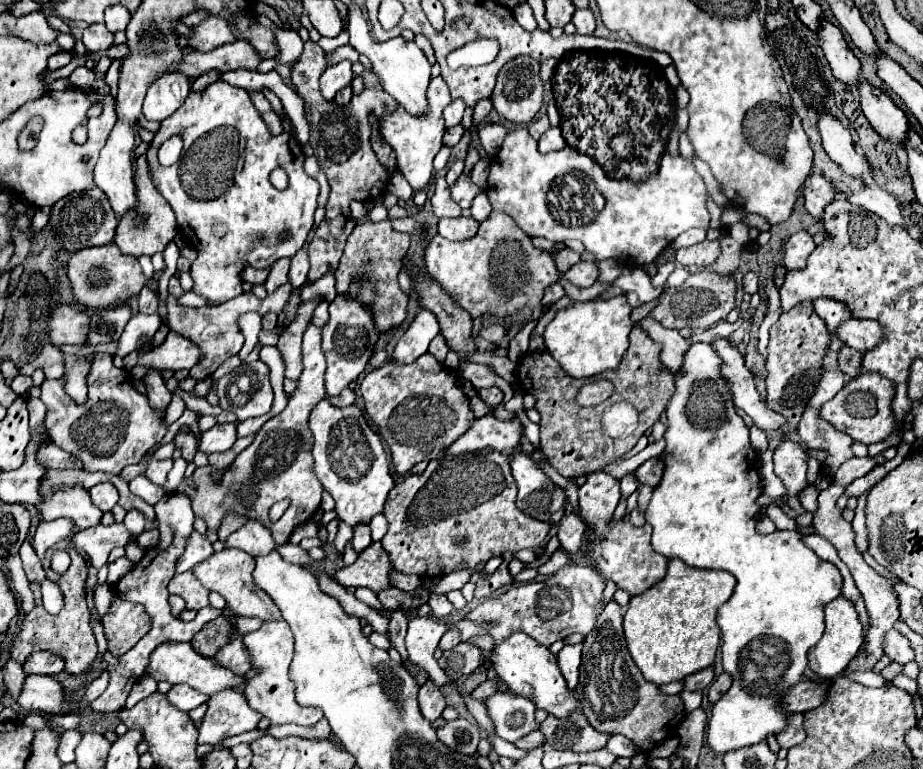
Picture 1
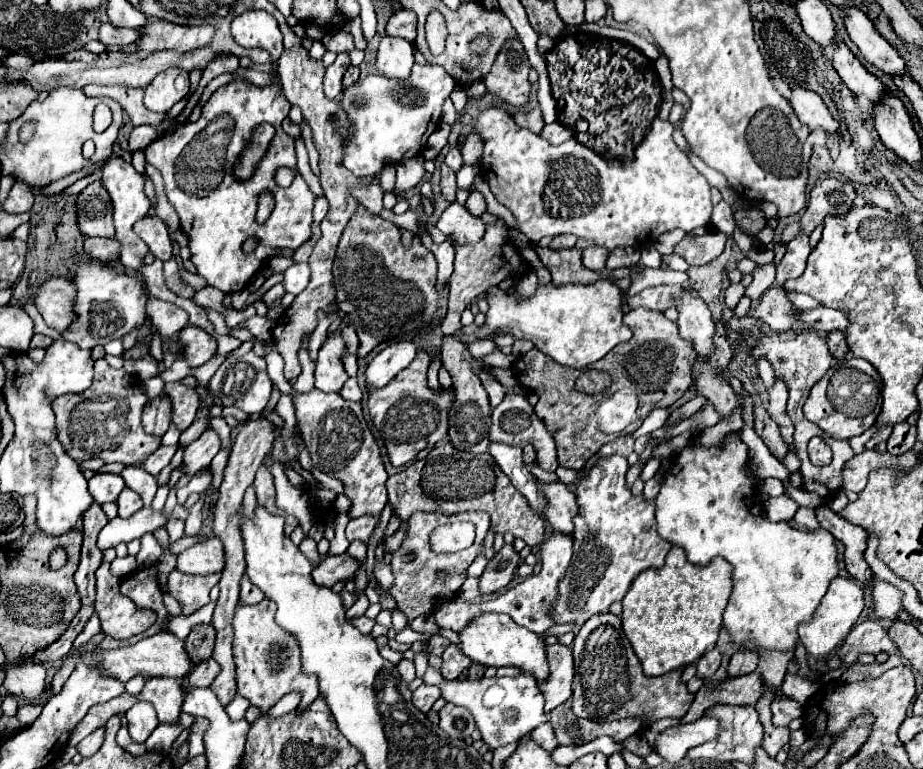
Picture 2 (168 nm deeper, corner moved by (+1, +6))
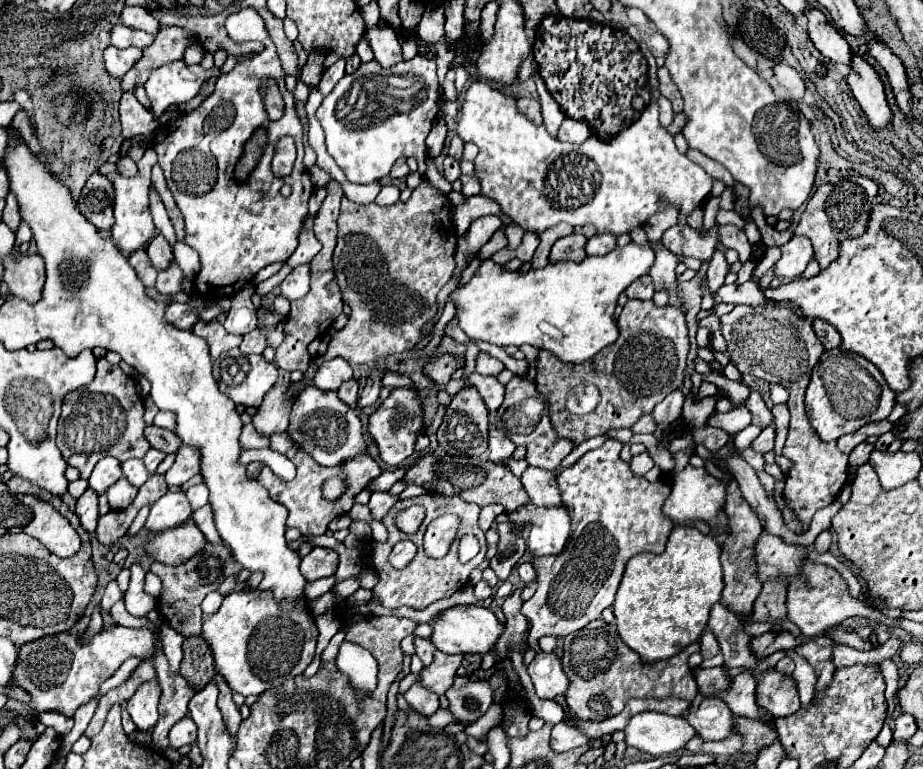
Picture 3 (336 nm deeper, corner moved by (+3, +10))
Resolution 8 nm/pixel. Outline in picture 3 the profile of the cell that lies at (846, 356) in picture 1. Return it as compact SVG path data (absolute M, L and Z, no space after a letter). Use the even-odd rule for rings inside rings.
M815 319L813 321L813 329L819 337L819 341L823 343L825 349L835 349L841 345L841 335L837 333L837 329L833 325L829 325L827 321L821 321L821 319Z

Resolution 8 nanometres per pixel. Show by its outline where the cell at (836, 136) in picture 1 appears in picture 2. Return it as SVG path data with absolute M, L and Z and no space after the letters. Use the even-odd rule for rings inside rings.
M793 89L791 95L791 107L795 109L797 117L811 129L811 131L825 131L825 133L839 133L839 121L833 119L833 115L829 113L827 105L823 103L823 99L809 91L809 89Z

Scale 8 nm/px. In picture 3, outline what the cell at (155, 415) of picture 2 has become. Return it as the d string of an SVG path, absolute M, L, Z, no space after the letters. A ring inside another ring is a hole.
M155 425L145 429L145 437L151 443L151 447L155 447L163 453L177 453L179 447L181 447L181 439L173 431L161 429L161 427L155 427Z

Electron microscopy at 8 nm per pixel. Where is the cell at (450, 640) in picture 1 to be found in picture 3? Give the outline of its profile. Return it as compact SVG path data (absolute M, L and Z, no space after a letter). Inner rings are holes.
M415 639L415 653L423 661L423 665L427 667L433 661L433 653L435 653L435 647L433 647L431 639Z

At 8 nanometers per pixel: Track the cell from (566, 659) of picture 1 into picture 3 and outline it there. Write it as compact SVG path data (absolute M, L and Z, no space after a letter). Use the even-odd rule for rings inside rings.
M537 653L529 665L529 677L535 683L535 693L539 699L555 699L557 695L563 695L569 685L555 653Z

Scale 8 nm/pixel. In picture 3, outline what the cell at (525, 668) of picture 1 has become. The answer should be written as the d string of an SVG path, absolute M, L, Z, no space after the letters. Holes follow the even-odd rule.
M457 605L439 613L437 621L433 623L431 641L443 653L461 653L461 655L481 653L483 655L483 653L489 653L489 649L495 645L501 633L503 633L503 627L499 625L491 609L485 609L479 605Z

